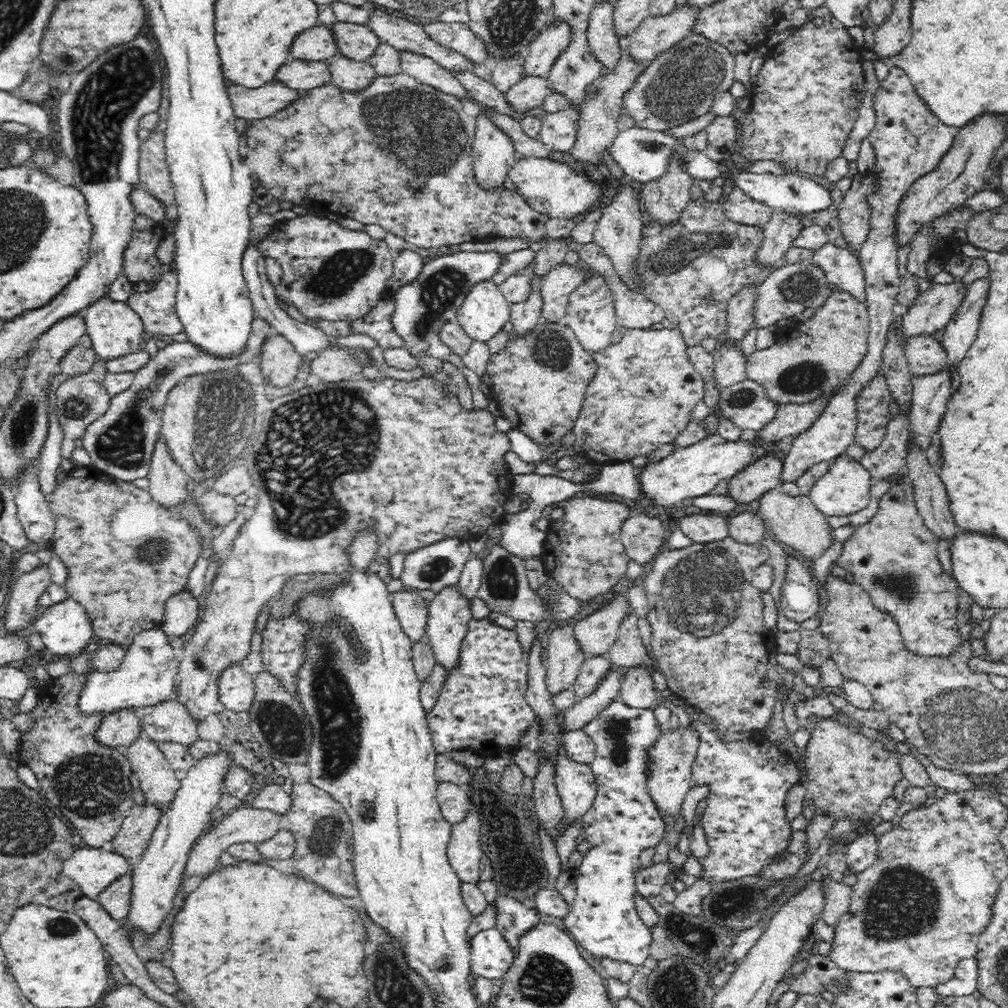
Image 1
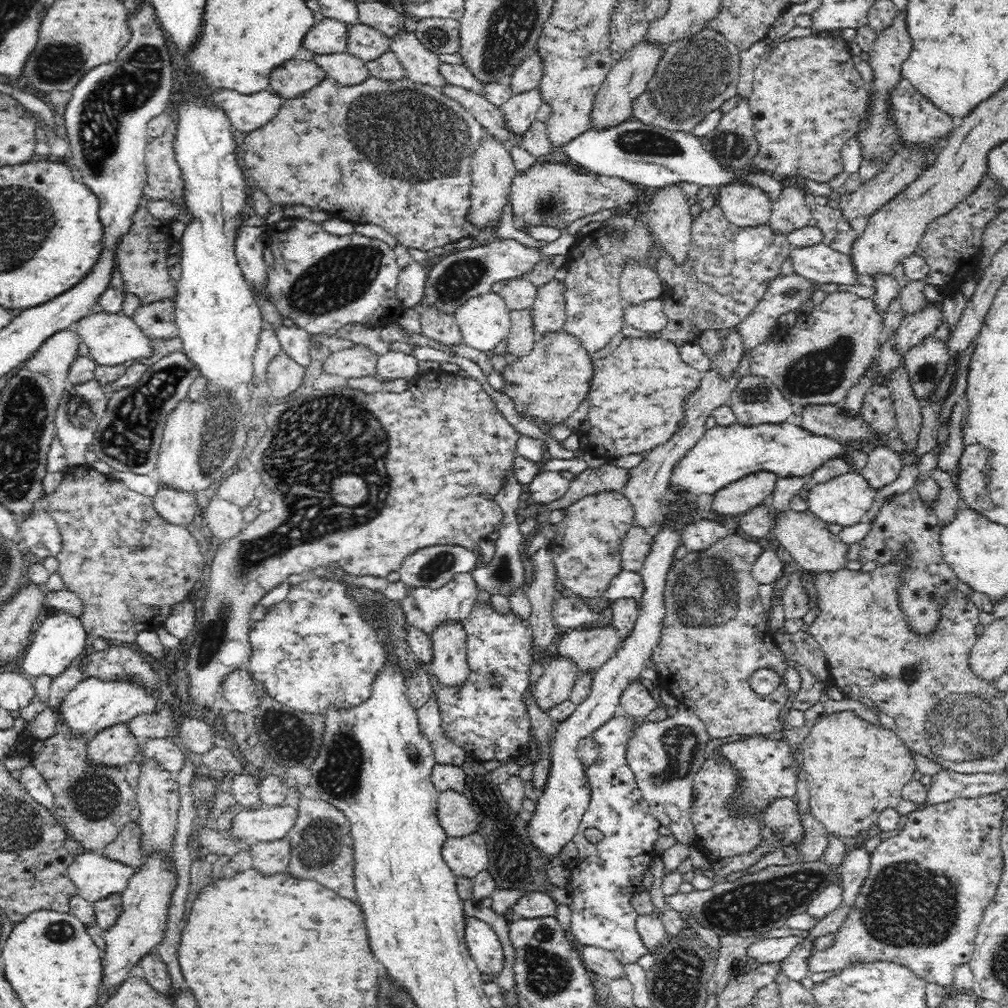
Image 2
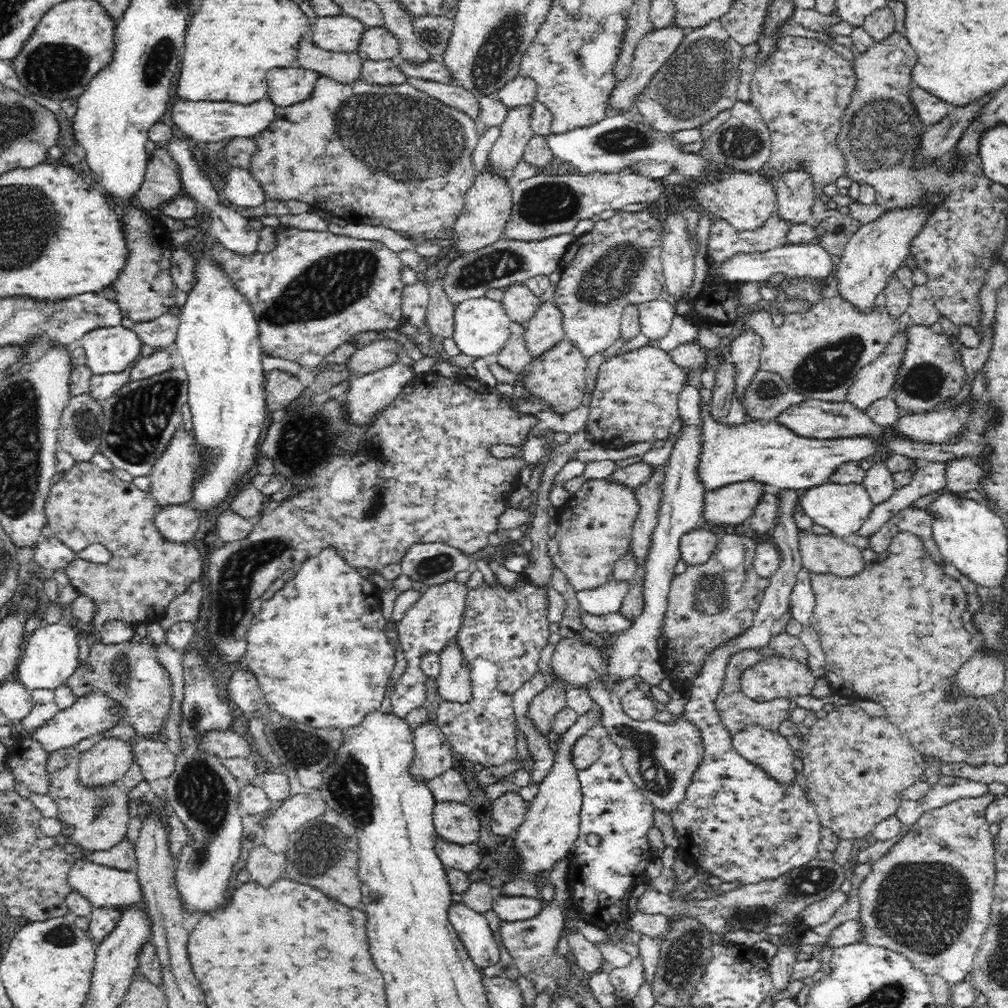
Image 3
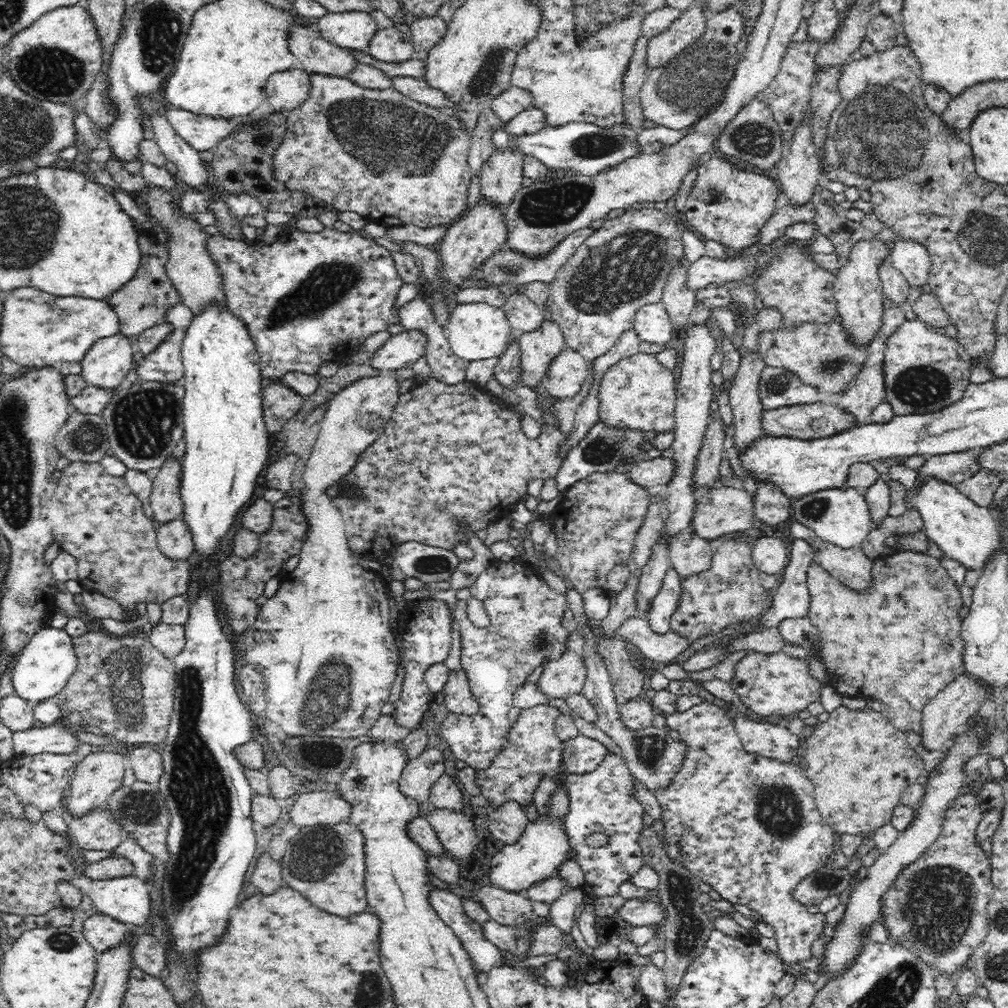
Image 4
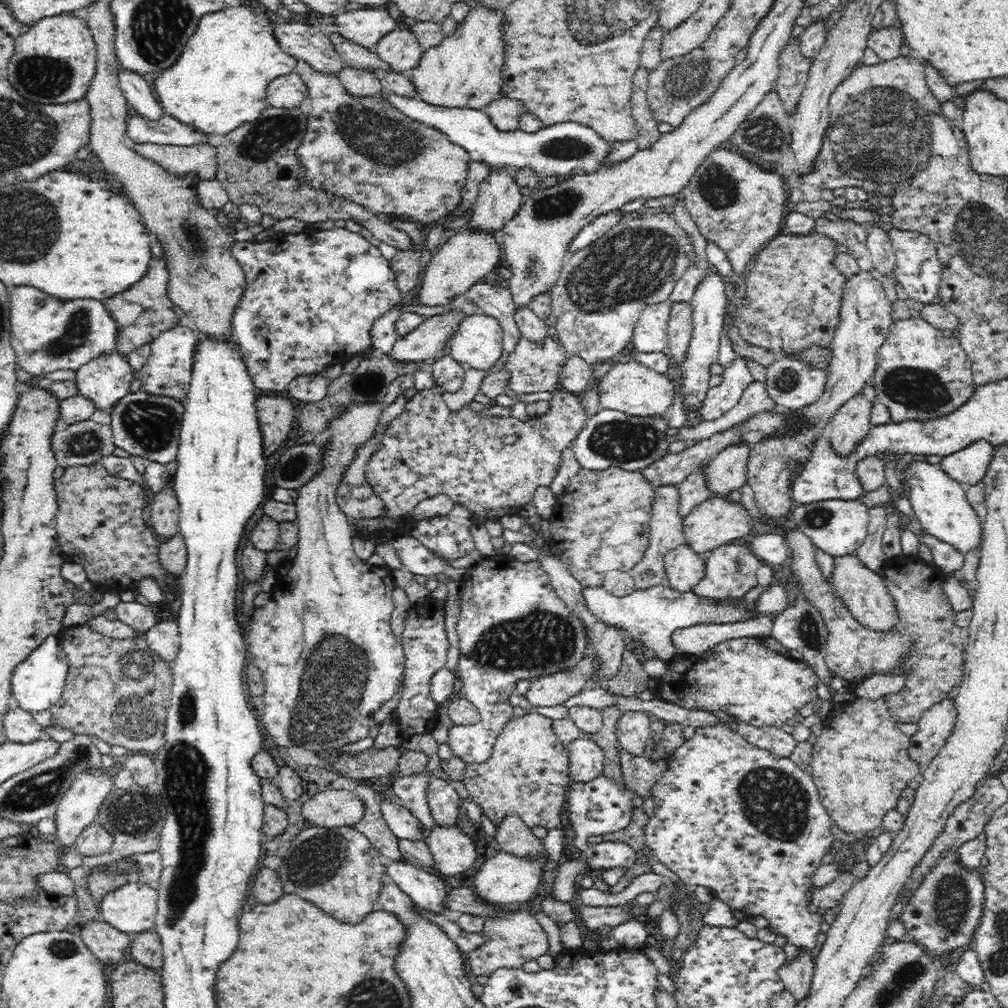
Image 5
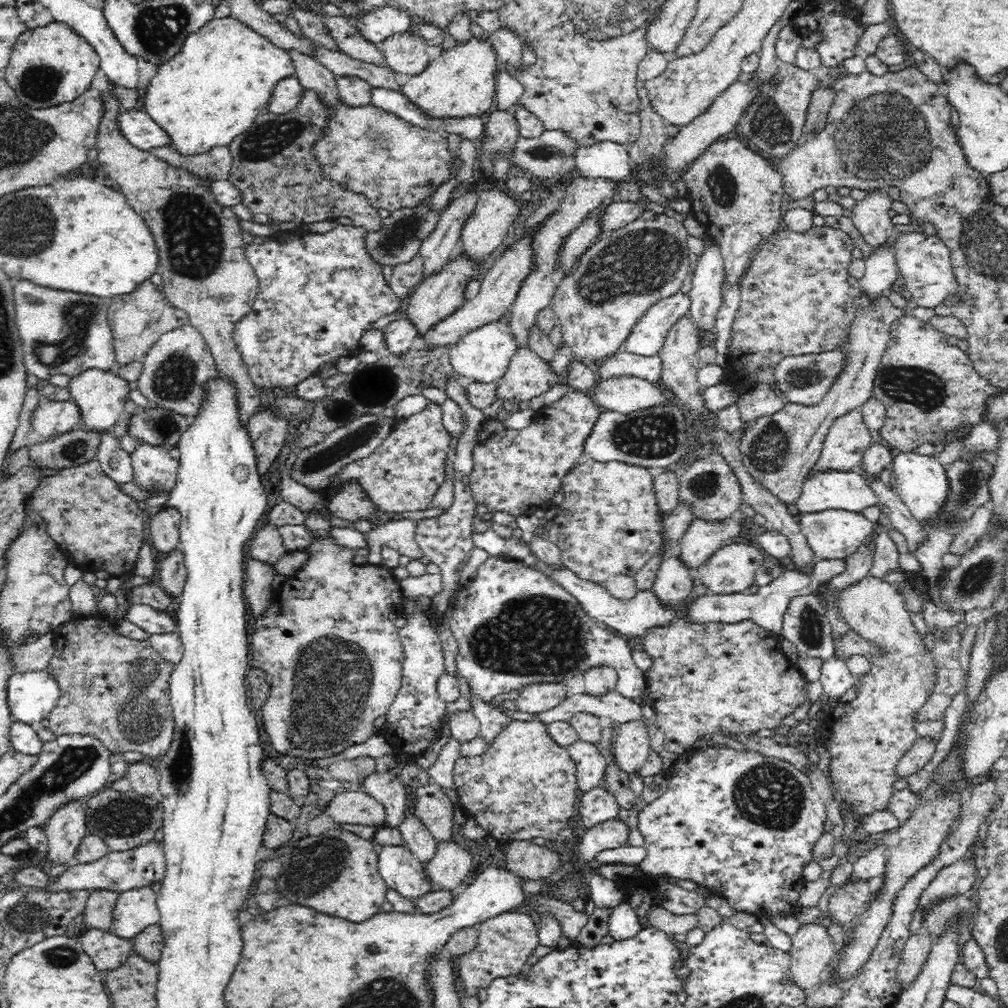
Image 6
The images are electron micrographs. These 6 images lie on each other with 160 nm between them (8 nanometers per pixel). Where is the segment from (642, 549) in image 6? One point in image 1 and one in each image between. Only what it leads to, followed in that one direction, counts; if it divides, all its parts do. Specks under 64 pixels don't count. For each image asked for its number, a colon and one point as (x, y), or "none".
1: (584, 555)
2: (586, 550)
3: (595, 524)
4: (595, 523)
5: (600, 523)

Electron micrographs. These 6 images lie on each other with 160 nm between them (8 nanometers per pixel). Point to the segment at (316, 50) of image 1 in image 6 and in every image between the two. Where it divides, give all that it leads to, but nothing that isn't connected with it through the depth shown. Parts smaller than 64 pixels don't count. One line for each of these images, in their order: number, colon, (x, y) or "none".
2: (329, 36)
3: (333, 34)
4: (352, 31)
5: (366, 26)
6: (377, 25)

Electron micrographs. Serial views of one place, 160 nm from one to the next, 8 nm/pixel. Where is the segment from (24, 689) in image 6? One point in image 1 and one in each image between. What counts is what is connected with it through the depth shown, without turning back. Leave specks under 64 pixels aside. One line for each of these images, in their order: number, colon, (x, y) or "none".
1: (65, 627)
2: (59, 639)
3: (50, 655)
4: (48, 660)
5: (37, 683)

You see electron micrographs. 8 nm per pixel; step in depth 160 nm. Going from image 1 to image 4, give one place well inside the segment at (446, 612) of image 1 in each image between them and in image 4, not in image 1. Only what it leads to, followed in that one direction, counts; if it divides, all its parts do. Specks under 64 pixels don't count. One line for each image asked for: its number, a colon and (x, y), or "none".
2: (448, 638)
3: (454, 679)
4: (456, 695)

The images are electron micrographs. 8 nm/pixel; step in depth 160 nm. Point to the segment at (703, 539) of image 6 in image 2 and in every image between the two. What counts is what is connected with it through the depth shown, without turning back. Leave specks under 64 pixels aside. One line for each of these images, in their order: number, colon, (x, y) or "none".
2: (749, 491)
3: (733, 504)
4: (727, 509)
5: (717, 521)

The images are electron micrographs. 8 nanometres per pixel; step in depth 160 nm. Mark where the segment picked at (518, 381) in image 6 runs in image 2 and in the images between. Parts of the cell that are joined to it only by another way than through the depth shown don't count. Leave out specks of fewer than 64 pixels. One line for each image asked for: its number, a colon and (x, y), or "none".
2: (550, 314)
3: (545, 328)
4: (538, 346)
5: (534, 366)

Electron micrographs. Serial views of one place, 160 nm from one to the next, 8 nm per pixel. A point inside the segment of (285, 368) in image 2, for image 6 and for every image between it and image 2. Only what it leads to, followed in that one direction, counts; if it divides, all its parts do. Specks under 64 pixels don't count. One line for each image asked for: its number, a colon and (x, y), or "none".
3: (281, 386)
4: (281, 402)
5: (275, 412)
6: (268, 431)

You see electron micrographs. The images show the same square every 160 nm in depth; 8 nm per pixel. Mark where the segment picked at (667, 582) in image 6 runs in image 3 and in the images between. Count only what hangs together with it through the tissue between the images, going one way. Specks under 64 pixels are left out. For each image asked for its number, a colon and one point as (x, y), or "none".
3: (696, 546)
4: (689, 552)
5: (684, 568)

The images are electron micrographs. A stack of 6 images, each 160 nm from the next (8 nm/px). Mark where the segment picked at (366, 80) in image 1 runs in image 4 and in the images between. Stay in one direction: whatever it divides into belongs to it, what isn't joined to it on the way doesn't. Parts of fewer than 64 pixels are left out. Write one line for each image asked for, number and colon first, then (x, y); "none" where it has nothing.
2: (344, 68)
3: (344, 67)
4: (317, 56)

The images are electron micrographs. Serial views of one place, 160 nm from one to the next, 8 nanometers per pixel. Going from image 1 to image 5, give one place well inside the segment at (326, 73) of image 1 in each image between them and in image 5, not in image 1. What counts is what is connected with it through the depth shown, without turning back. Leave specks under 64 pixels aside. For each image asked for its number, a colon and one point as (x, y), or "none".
2: (294, 77)
3: (288, 85)
4: (286, 89)
5: (285, 92)

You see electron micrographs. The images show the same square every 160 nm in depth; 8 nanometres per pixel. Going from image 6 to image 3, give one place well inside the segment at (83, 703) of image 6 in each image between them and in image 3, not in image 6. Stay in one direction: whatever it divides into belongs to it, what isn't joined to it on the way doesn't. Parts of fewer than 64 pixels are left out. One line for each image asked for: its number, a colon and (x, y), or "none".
3: (130, 671)
4: (125, 686)
5: (118, 689)

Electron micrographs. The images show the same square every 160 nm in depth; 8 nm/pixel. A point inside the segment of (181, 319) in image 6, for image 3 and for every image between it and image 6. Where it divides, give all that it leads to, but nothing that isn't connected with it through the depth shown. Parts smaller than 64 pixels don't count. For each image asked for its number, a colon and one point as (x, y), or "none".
3: (144, 288)
4: (141, 303)
5: (143, 312)

